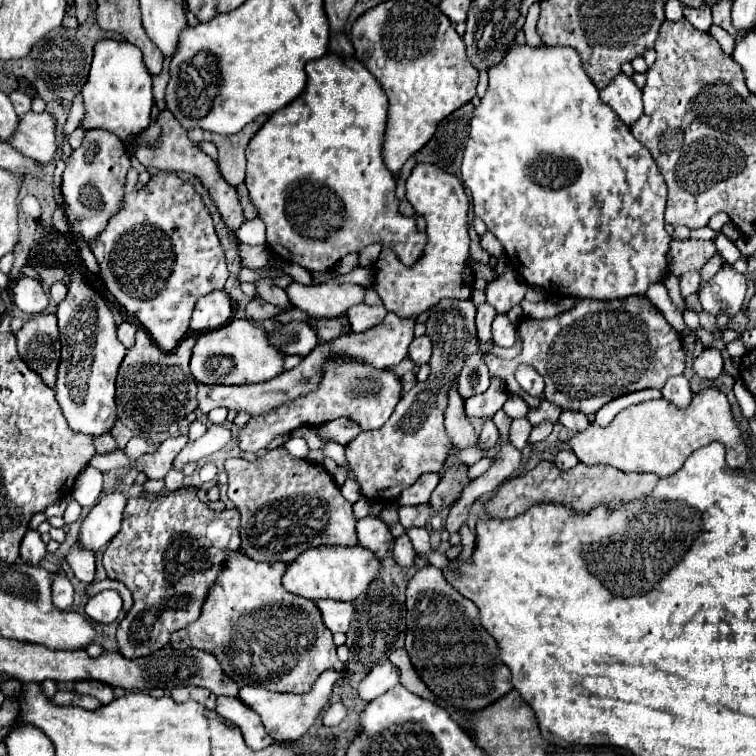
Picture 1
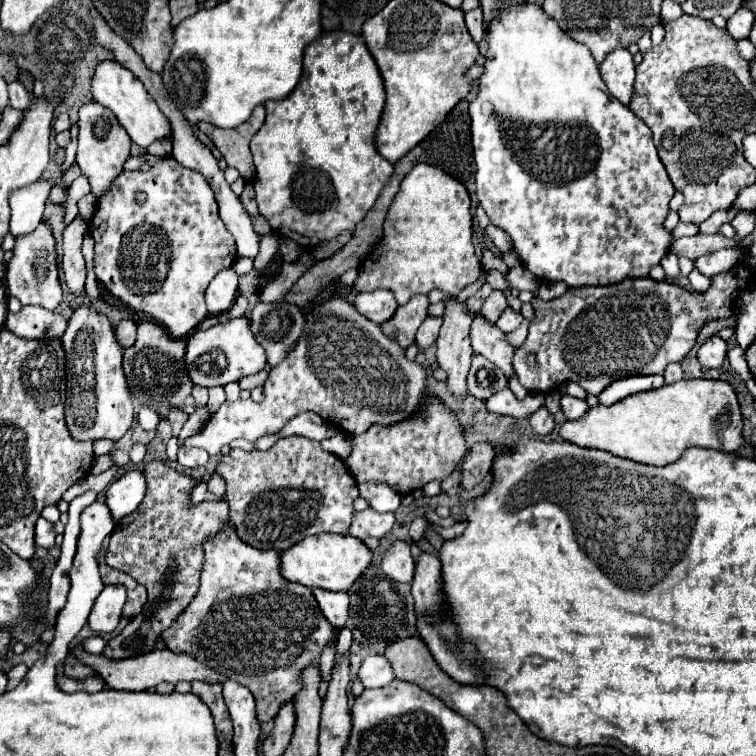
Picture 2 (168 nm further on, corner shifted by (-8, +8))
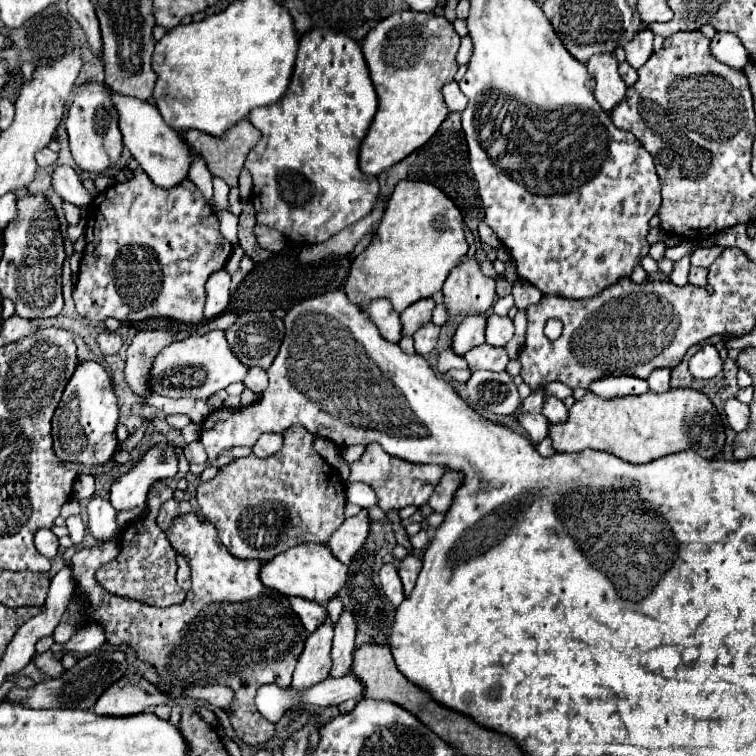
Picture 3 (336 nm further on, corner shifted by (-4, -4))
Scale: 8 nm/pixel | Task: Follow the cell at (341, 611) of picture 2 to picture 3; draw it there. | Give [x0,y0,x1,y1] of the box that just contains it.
[288,596,326,632]

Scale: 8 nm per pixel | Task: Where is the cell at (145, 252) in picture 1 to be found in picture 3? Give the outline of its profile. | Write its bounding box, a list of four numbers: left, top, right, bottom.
[74,170,232,324]

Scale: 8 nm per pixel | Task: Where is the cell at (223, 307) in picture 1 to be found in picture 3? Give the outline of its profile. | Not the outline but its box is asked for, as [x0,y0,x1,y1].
[204,268,230,318]

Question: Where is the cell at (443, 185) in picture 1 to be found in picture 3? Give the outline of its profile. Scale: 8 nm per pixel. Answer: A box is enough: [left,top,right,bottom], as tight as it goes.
[346,180,468,312]

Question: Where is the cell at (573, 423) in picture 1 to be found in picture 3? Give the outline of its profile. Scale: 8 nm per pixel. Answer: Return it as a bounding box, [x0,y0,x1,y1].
[542,396,568,424]

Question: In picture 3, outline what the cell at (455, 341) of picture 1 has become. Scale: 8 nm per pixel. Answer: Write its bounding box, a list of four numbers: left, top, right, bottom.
[348,444,446,512]

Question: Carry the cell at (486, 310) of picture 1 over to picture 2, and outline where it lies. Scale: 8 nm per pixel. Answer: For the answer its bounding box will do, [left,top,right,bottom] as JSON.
[470,314,514,380]

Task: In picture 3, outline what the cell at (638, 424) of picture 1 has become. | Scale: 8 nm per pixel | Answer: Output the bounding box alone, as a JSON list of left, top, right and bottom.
[548,390,724,464]

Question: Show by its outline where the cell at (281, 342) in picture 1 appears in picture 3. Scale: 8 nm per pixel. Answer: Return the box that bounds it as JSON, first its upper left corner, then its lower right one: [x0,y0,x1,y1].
[224,310,284,370]

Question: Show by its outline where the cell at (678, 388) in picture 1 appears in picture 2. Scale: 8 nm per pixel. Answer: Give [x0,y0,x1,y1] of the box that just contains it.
[664,364,684,384]

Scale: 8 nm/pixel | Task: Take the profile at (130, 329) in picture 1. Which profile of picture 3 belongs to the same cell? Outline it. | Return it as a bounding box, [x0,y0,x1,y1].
[96,330,122,354]

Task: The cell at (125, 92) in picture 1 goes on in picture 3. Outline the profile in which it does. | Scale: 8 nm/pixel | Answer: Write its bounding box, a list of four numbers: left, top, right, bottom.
[112,92,194,188]

